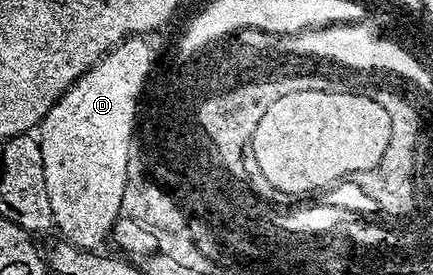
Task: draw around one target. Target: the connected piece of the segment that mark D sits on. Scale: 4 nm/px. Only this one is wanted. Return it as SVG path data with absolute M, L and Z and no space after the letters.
M132 37L123 40L111 52L108 52L87 71L82 78L78 79L74 85L60 97L59 102L53 105L53 109L49 109L49 113L43 119L41 124L41 142L43 145L43 164L45 165L45 189L49 189L49 205L53 205L53 217L55 218L55 227L58 234L62 238L67 239L73 245L78 247L86 247L88 249L102 248L102 243L112 238L115 222L118 221L122 209L119 195L123 195L123 188L121 187L121 173L125 170L127 164L127 146L129 134L129 121L133 112L135 112L135 101L141 97L141 90L147 83L147 70L155 63L155 51L147 44L148 40L143 37Z

